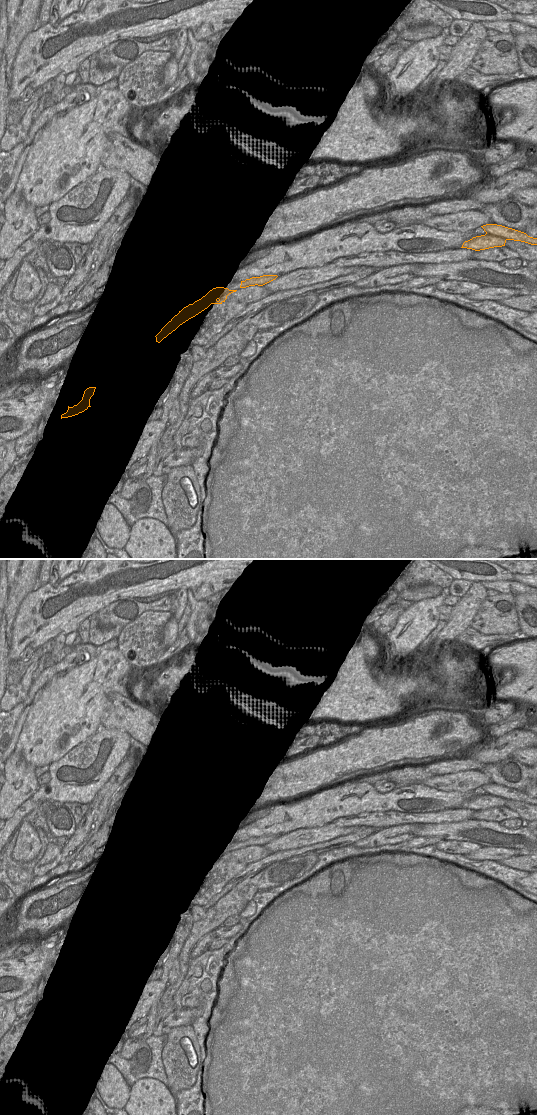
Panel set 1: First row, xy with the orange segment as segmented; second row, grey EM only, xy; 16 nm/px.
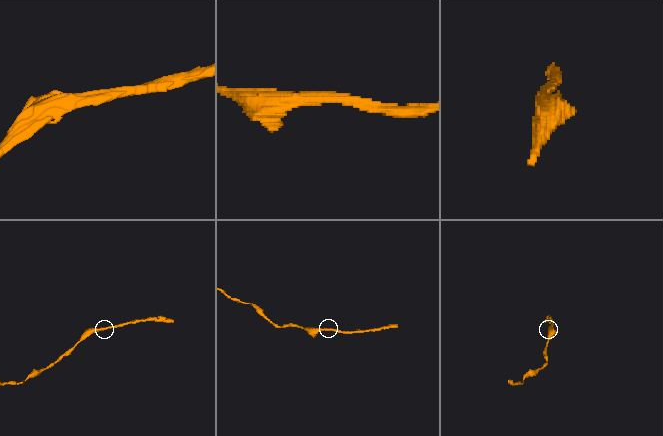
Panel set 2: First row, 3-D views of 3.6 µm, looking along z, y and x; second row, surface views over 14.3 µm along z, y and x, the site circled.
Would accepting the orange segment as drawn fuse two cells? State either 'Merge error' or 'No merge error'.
Merge error

